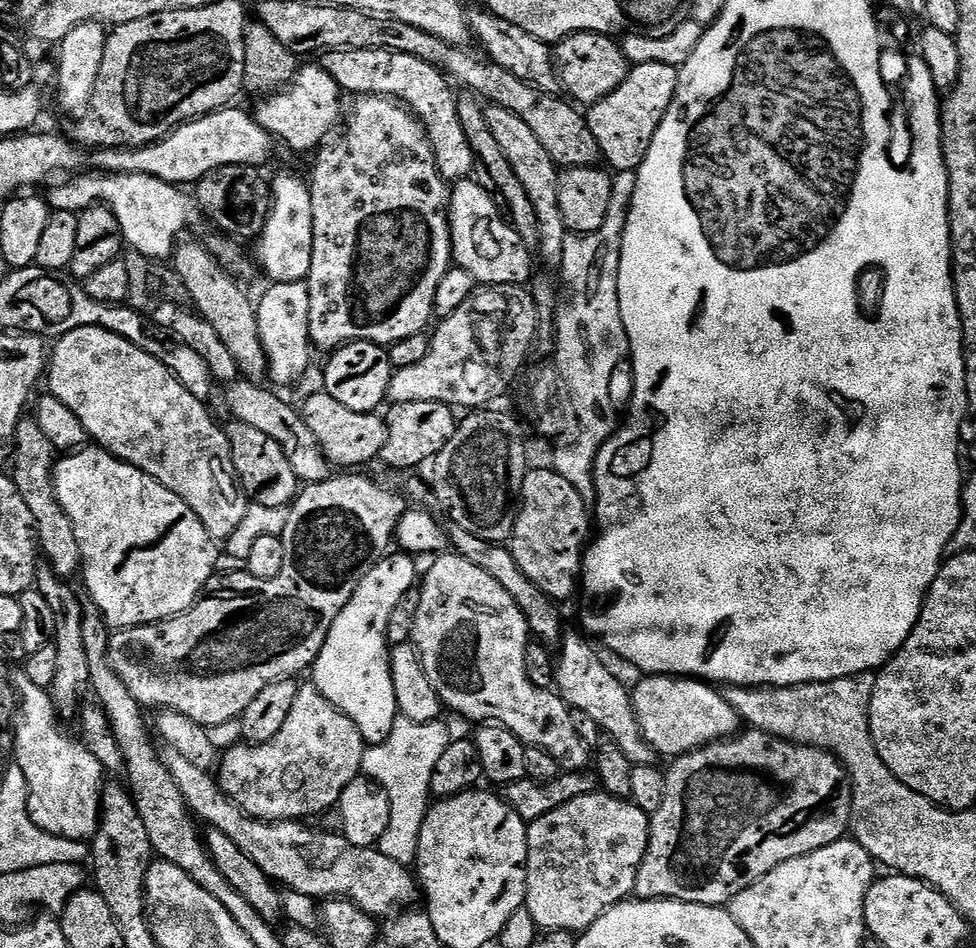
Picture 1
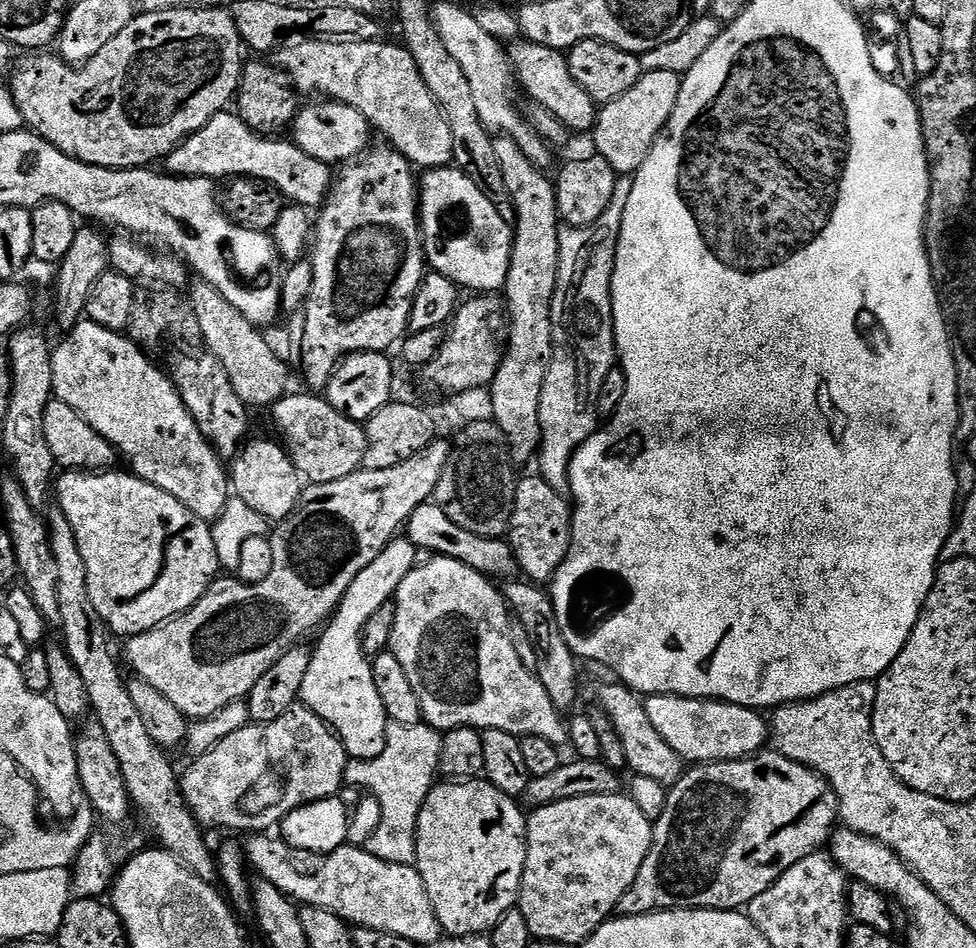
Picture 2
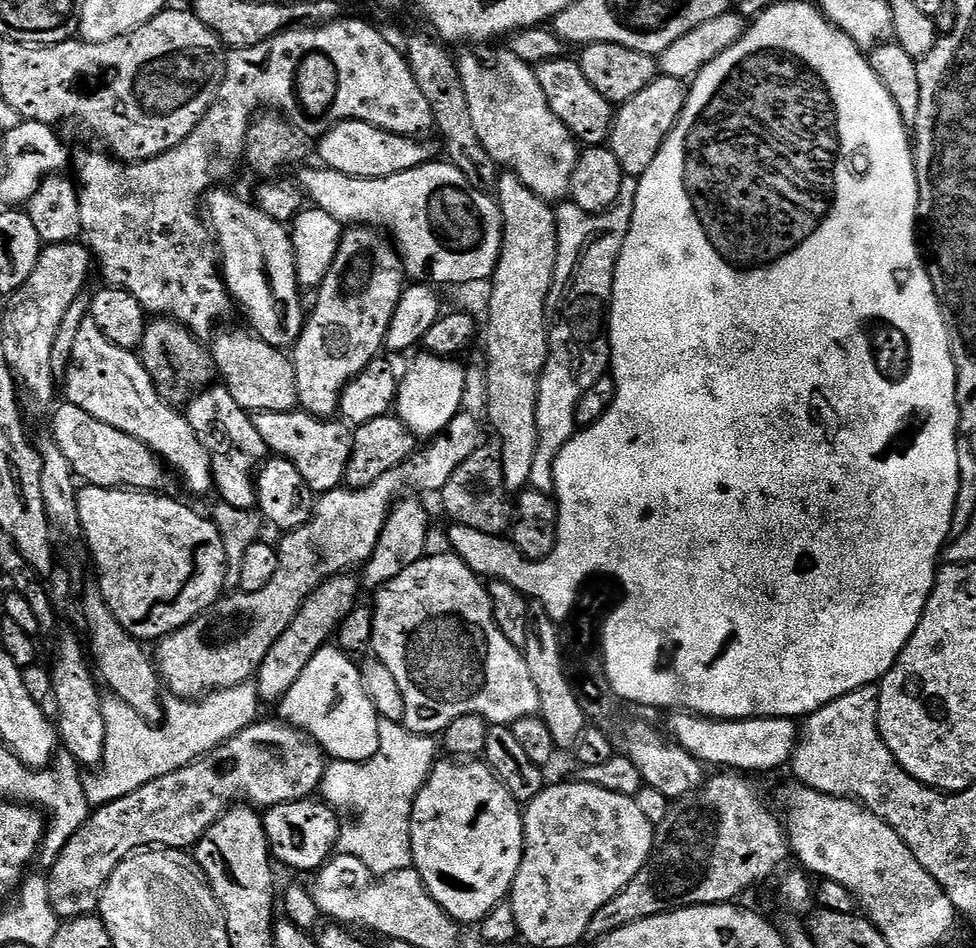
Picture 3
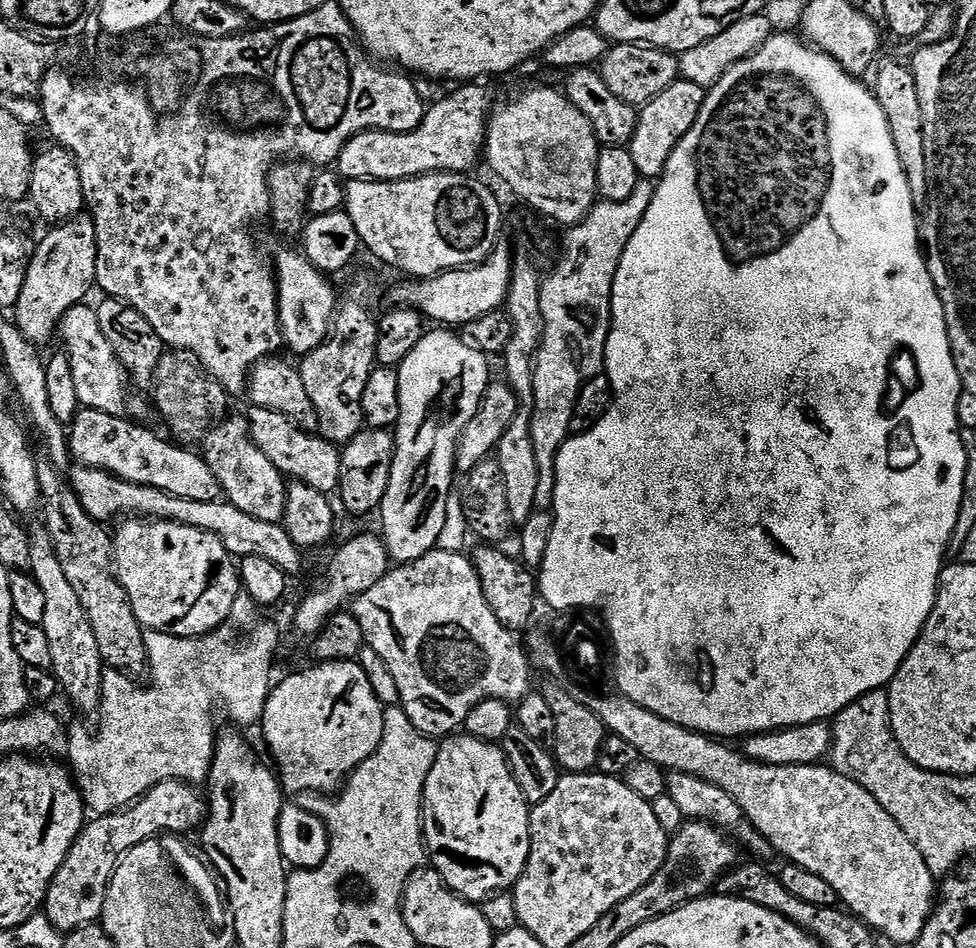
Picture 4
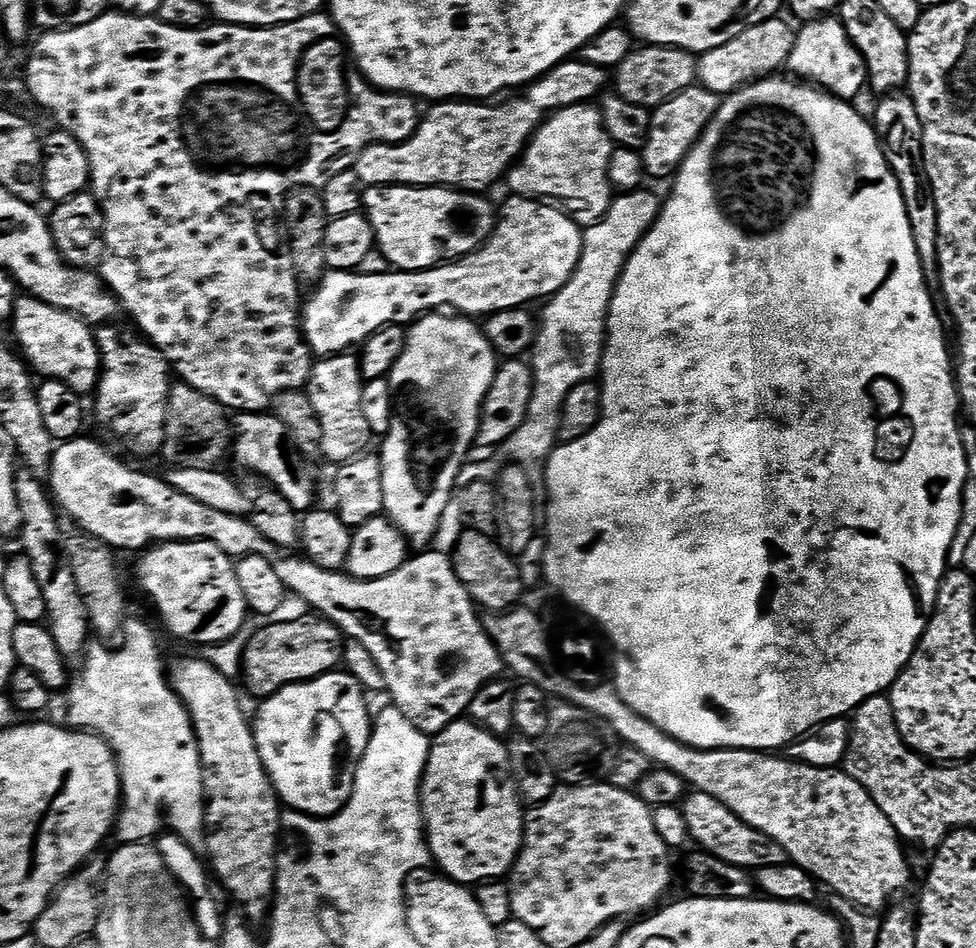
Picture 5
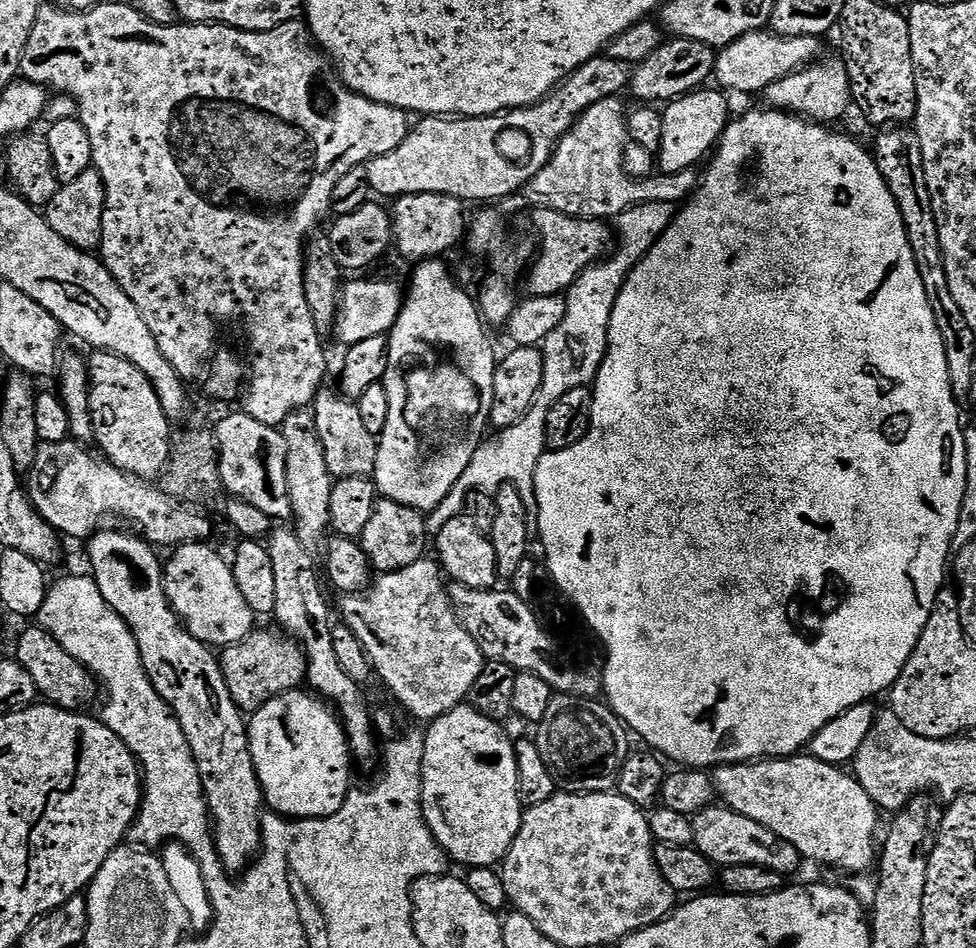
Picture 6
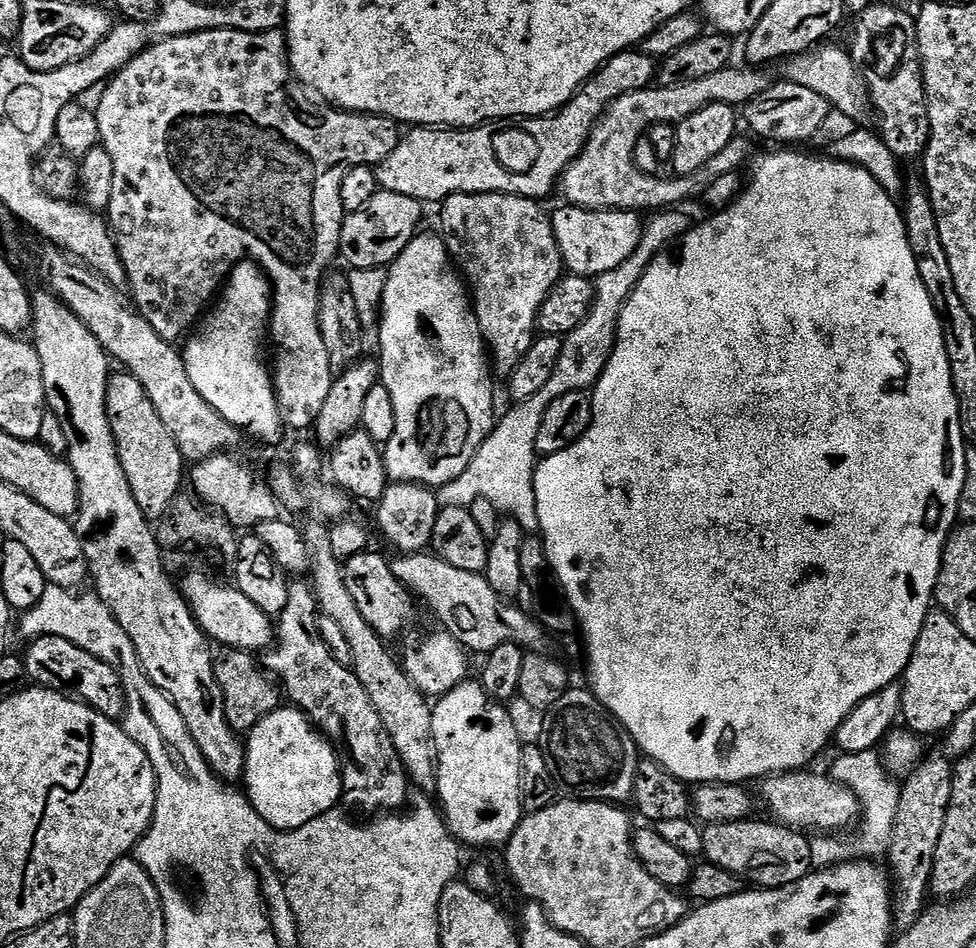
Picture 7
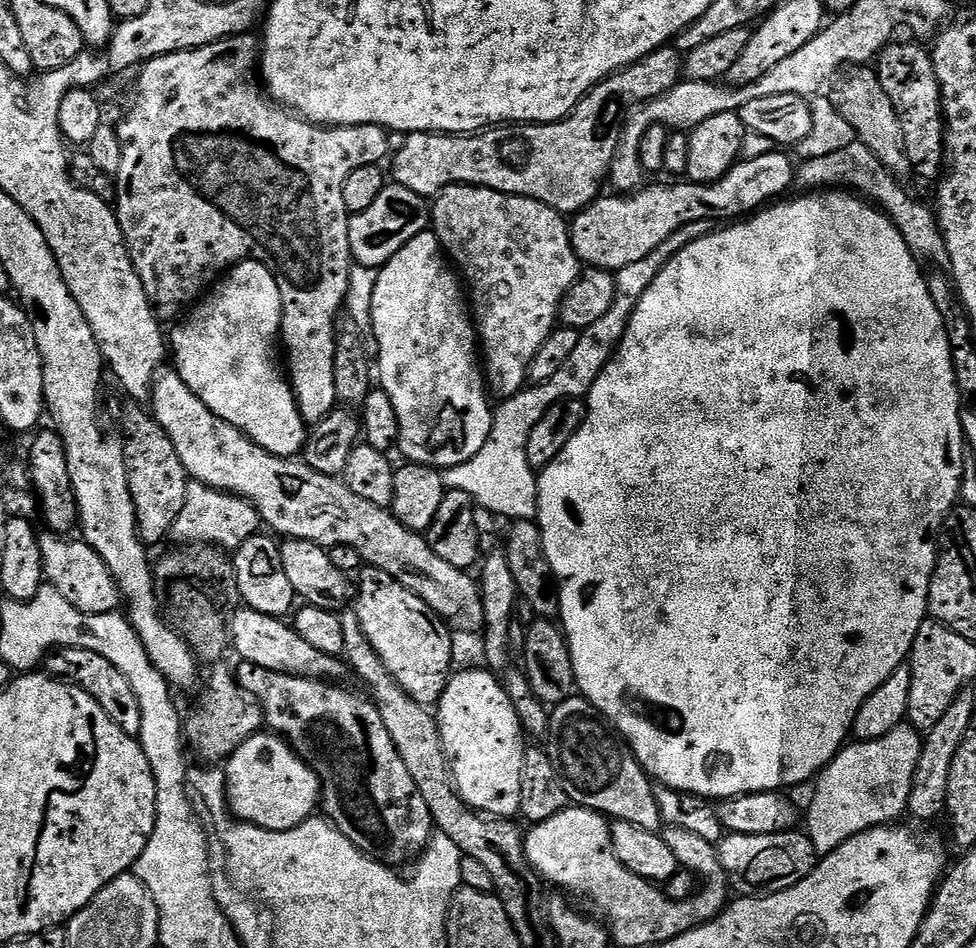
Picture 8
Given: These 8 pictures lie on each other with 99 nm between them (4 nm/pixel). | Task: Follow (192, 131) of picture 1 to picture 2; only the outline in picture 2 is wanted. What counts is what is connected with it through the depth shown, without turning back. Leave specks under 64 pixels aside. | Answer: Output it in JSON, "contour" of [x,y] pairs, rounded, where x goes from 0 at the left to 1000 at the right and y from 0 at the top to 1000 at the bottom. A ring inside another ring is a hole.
{"contour":[[[231,116],[225,118],[219,124],[215,124],[215,129],[211,129],[211,133],[207,133],[207,137],[203,137],[197,143],[191,145],[185,152],[178,157],[174,164],[170,167],[170,174],[172,173],[171,180],[175,182],[177,186],[211,186],[214,190],[219,190],[222,192],[228,191],[228,186],[234,186],[233,188],[245,188],[248,186],[258,186],[261,190],[272,190],[273,192],[277,192],[281,196],[285,196],[286,200],[290,206],[298,212],[300,216],[310,217],[317,222],[324,222],[331,216],[332,212],[336,210],[341,197],[342,197],[342,181],[337,174],[331,173],[326,167],[318,167],[318,162],[314,162],[309,157],[306,156],[302,150],[298,147],[295,148],[287,148],[291,146],[280,146],[275,141],[267,141],[262,139],[254,130],[249,127],[241,117]]]}

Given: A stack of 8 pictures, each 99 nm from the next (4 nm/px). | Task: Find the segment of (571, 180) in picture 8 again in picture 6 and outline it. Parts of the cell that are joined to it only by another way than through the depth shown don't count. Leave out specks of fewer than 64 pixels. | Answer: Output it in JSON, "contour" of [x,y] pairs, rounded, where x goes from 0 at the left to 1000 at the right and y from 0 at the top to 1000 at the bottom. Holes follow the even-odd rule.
{"contour":[[[616,57],[605,61],[592,74],[588,74],[574,92],[564,100],[545,110],[541,114],[526,114],[524,118],[514,118],[510,122],[435,122],[430,132],[423,134],[418,140],[416,150],[408,154],[408,158],[400,158],[400,162],[391,162],[377,170],[377,191],[386,208],[402,207],[409,209],[420,205],[457,205],[476,213],[508,213],[515,207],[525,207],[529,201],[540,199],[541,194],[564,171],[570,152],[590,131],[590,127],[609,108],[617,108],[617,103],[635,101],[644,92],[644,69]]]}

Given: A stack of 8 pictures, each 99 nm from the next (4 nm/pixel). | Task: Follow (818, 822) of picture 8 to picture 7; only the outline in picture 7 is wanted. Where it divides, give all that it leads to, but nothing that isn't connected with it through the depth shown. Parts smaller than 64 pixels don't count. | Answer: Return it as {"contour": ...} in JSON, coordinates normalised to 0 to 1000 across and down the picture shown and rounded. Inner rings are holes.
{"contour":[[[901,792],[866,793],[858,799],[850,818],[875,838],[881,848],[881,866],[872,880],[836,880],[831,883],[830,905],[836,918],[853,916],[856,911],[867,911],[871,907],[905,904],[912,892],[916,859],[920,859],[922,827],[914,824],[917,822],[908,813]]]}

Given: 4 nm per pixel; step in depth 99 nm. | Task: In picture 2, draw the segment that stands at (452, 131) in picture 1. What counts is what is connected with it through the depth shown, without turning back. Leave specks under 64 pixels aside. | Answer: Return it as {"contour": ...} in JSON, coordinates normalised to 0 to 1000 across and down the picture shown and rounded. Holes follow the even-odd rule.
{"contour":[[[307,42],[296,45],[282,56],[281,63],[299,79],[304,98],[329,97],[329,102],[341,103],[363,112],[374,122],[386,140],[394,139],[407,159],[413,161],[430,179],[457,177],[464,172],[467,150],[461,129],[451,115],[450,108],[436,91],[436,86],[418,52],[388,42]]]}

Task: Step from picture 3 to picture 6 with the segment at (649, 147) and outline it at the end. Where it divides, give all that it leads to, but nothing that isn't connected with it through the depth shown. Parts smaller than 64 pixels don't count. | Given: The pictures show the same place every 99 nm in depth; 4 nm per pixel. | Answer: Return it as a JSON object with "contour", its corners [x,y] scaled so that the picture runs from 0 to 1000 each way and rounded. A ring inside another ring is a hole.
{"contour":[[[722,91],[695,102],[679,115],[678,154],[675,160],[671,161],[671,167],[673,178],[681,187],[688,188],[699,179],[713,177],[716,169],[720,170],[737,152],[748,130],[745,103],[747,104],[741,96]]]}

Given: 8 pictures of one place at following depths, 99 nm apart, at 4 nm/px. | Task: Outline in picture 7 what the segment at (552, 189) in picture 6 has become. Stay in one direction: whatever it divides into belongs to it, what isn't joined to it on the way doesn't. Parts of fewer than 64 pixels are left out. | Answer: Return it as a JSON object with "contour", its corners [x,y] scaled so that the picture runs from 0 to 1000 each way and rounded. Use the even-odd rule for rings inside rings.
{"contour":[[[775,70],[754,71],[741,72],[714,85],[700,88],[699,91],[665,91],[633,103],[619,117],[619,123],[609,133],[600,154],[574,187],[572,198],[575,204],[578,201],[582,210],[579,212],[588,219],[664,226],[669,222],[684,222],[700,216],[697,214],[708,207],[718,208],[724,198],[736,192],[736,188],[749,181],[757,182],[758,176],[762,172],[763,176],[772,164],[772,149],[762,141],[755,141],[748,150],[744,150],[743,156],[732,162],[723,175],[711,179],[711,184],[693,186],[689,190],[663,186],[652,178],[650,171],[650,155],[670,132],[692,133],[727,111],[761,112],[789,92],[789,83],[783,77],[786,75]]]}

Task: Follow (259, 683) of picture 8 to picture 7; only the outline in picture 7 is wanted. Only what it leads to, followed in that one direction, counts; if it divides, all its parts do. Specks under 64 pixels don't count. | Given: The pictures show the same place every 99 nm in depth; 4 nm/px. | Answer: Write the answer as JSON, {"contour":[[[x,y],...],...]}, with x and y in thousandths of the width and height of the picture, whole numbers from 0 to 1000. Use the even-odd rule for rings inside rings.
{"contour":[[[303,610],[296,615],[295,634],[281,658],[281,682],[268,696],[269,704],[285,718],[294,742],[306,747],[320,761],[325,772],[334,776],[344,791],[348,801],[348,820],[350,821],[350,848],[353,853],[362,852],[365,857],[381,857],[377,859],[402,859],[419,847],[420,824],[414,813],[412,804],[404,791],[404,783],[400,783],[400,774],[391,766],[391,757],[383,750],[375,728],[371,728],[371,719],[361,710],[358,701],[346,698],[342,690],[328,672],[326,665],[326,642],[324,628],[320,624],[319,615]]]}

